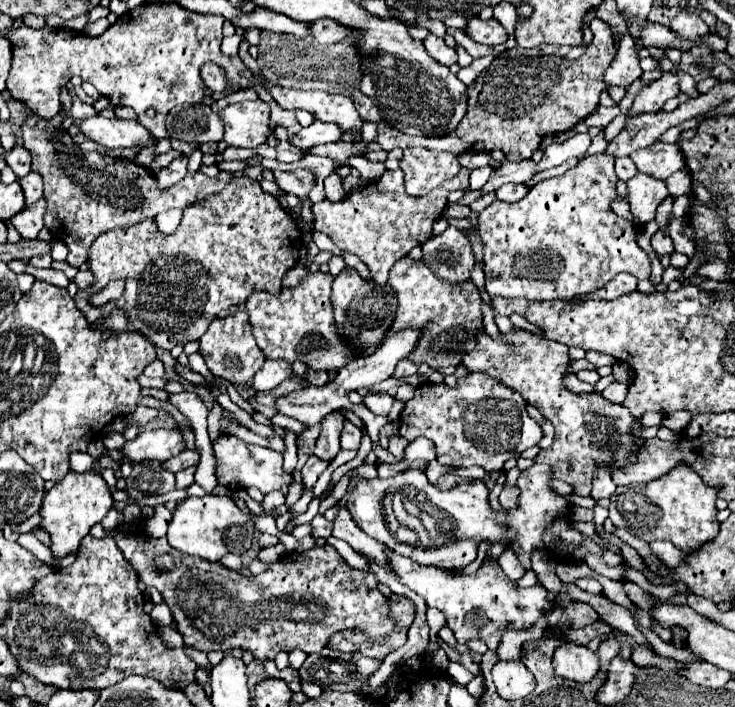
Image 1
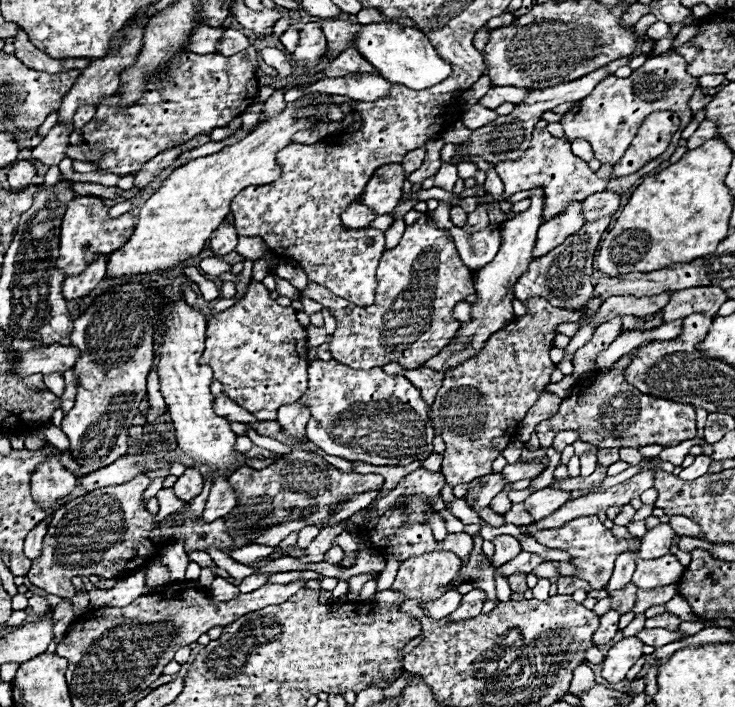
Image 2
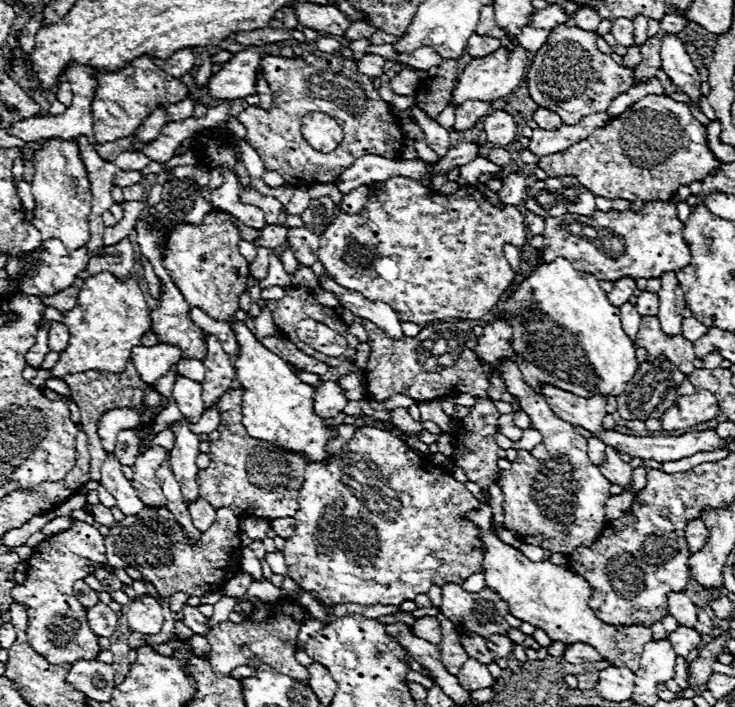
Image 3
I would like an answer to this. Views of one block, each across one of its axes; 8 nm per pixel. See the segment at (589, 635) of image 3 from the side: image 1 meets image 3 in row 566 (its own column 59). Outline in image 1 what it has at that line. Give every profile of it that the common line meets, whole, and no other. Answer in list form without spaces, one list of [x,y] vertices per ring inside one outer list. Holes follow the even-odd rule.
[[[96,468],[84,474],[68,472],[52,490],[48,490],[40,508],[42,522],[38,524],[38,528],[50,534],[50,542],[52,542],[50,550],[54,560],[60,562],[64,556],[76,554],[80,548],[80,540],[90,532],[90,528],[96,522],[100,522],[108,514],[112,504],[114,500],[110,496],[110,488]]]

